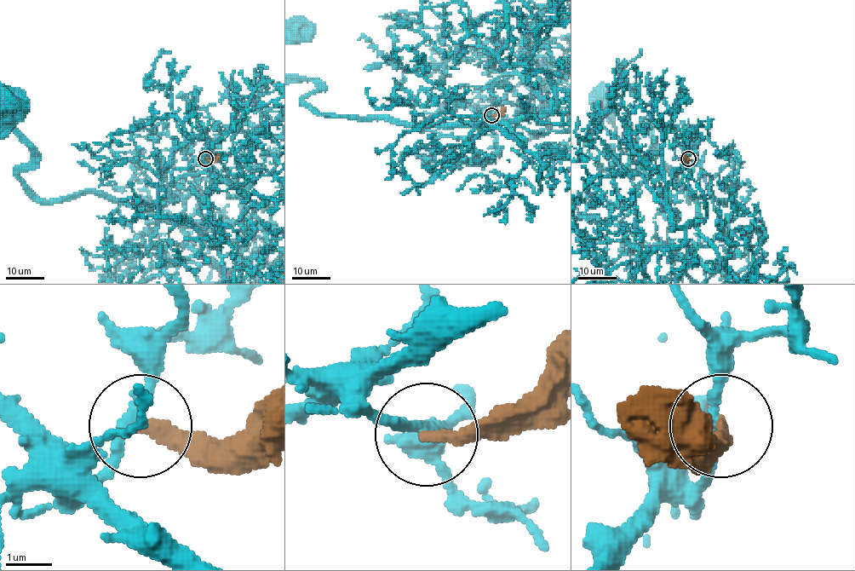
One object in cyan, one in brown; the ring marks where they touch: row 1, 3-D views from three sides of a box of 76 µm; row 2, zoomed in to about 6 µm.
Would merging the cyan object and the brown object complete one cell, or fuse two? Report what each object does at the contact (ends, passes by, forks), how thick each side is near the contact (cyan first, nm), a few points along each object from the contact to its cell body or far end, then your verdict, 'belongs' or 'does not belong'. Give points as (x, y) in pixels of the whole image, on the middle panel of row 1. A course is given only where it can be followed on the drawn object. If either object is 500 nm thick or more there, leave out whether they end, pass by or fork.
cyan passes by | brown ends | 240/300 nm | cyan via (491, 115), (550, 103), (499, 123), (327, 117), (303, 100), (312, 81) | brown via (491, 116), (498, 116), (506, 108) | does not belong

